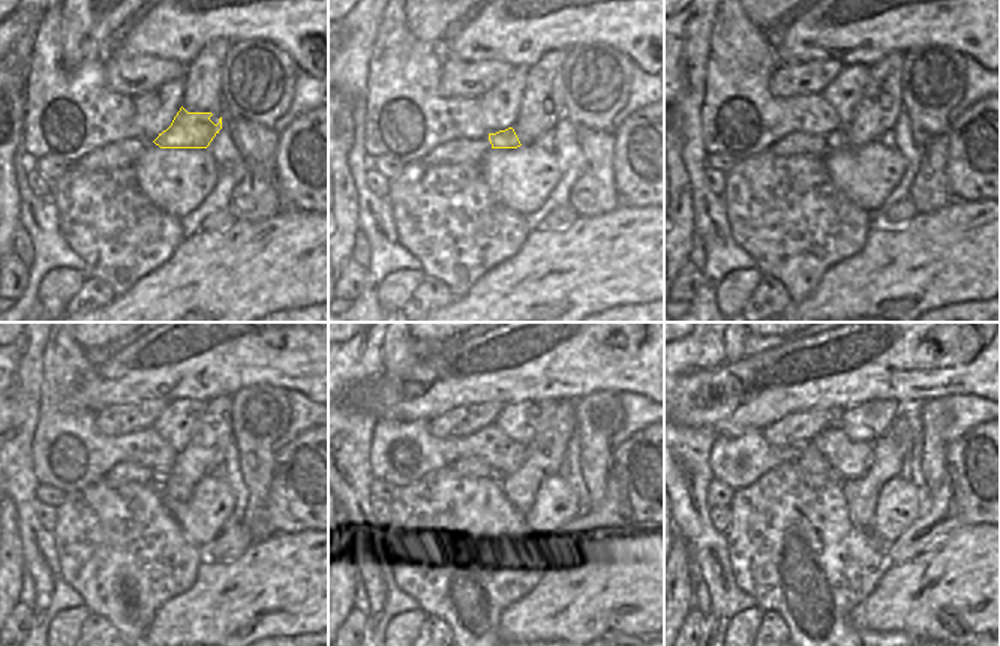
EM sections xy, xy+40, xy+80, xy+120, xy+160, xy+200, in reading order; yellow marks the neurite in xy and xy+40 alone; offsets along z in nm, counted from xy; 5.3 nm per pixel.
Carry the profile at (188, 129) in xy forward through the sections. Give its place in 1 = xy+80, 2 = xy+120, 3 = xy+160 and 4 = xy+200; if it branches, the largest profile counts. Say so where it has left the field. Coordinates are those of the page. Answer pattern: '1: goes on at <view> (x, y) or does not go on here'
1: goes on at xy+80 (837, 140)
2: goes on at xy+120 (159, 477)
3: goes on at xy+160 (497, 475)
4: goes on at xy+200 (832, 475)

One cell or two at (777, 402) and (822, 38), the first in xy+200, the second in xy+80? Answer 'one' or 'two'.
one

